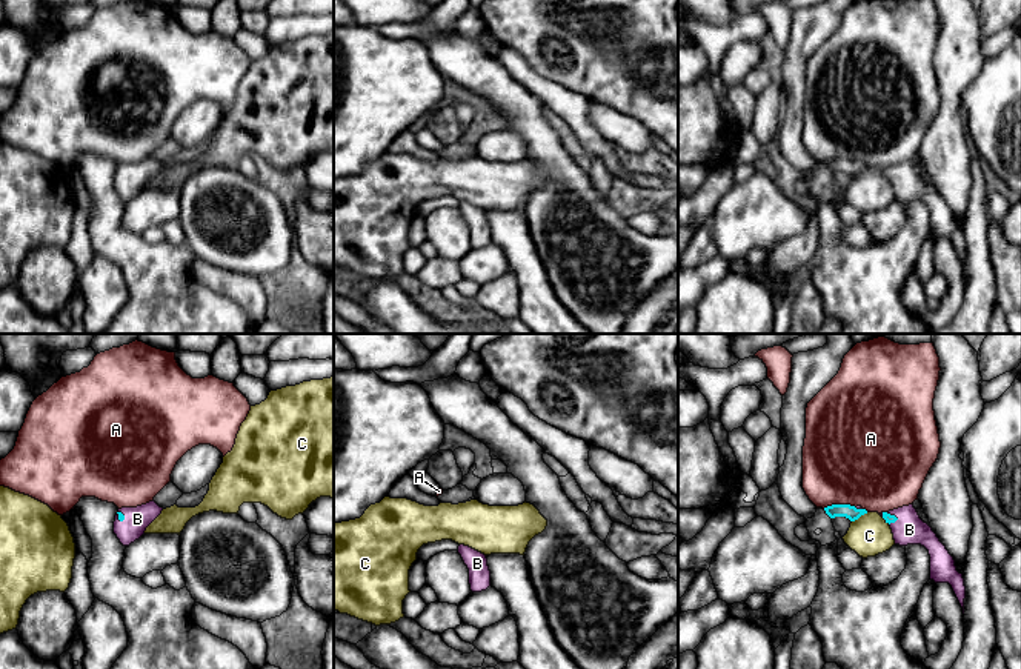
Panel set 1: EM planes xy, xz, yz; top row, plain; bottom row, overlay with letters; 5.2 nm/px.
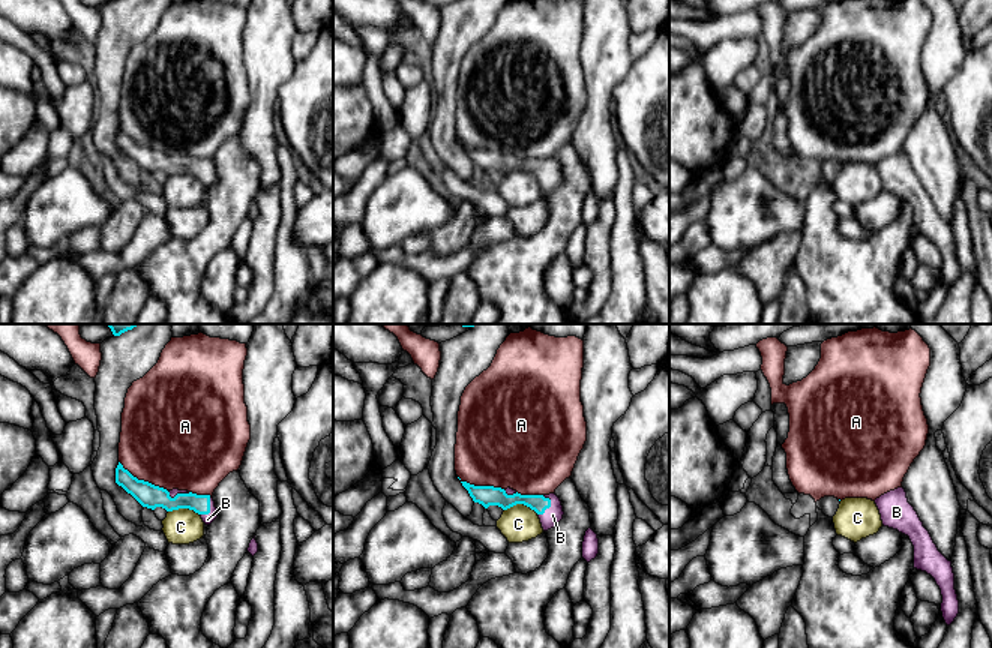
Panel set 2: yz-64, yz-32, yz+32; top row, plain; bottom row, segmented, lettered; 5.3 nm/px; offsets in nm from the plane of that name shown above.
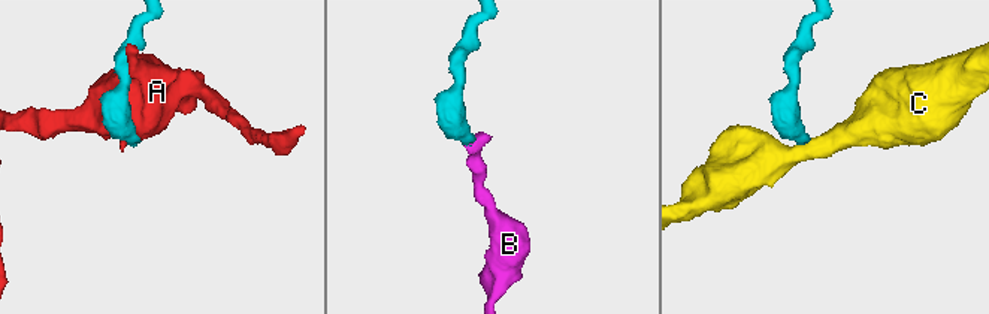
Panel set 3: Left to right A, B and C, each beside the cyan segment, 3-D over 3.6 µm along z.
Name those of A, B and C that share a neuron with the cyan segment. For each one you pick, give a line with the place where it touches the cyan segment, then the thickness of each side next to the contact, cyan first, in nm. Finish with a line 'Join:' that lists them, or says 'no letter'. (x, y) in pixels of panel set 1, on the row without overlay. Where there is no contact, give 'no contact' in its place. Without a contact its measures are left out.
B: xy (119, 173) | 30/130 nm
Join: B

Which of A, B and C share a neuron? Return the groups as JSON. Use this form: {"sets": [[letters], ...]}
{"sets": [["A"], ["B"], ["C"]]}

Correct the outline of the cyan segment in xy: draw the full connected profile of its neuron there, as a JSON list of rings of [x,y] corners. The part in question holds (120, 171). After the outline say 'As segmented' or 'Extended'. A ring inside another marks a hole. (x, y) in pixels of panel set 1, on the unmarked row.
[[[154,155],[137,163],[121,163],[115,171],[114,189],[123,201],[129,201],[145,189],[161,166]]]. Extended

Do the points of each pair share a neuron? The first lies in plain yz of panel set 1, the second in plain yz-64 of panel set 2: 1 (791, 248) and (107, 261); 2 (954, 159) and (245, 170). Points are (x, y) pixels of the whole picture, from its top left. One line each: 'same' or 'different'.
1: different
2: different

